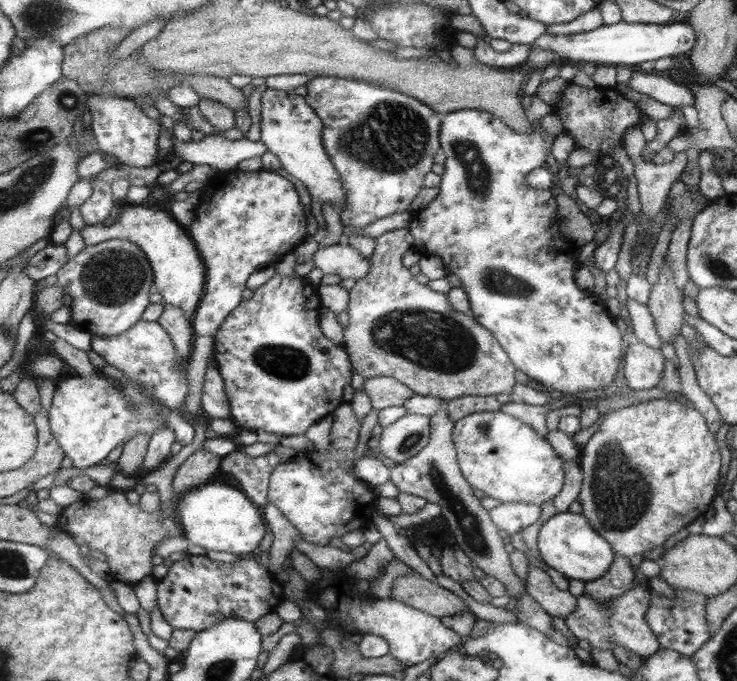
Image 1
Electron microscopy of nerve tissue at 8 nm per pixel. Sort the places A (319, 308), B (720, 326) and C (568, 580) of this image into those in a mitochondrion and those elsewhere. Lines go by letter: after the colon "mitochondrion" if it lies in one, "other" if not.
A: other
B: other
C: other

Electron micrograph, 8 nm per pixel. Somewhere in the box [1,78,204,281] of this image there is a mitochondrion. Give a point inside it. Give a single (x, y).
(32, 138)

